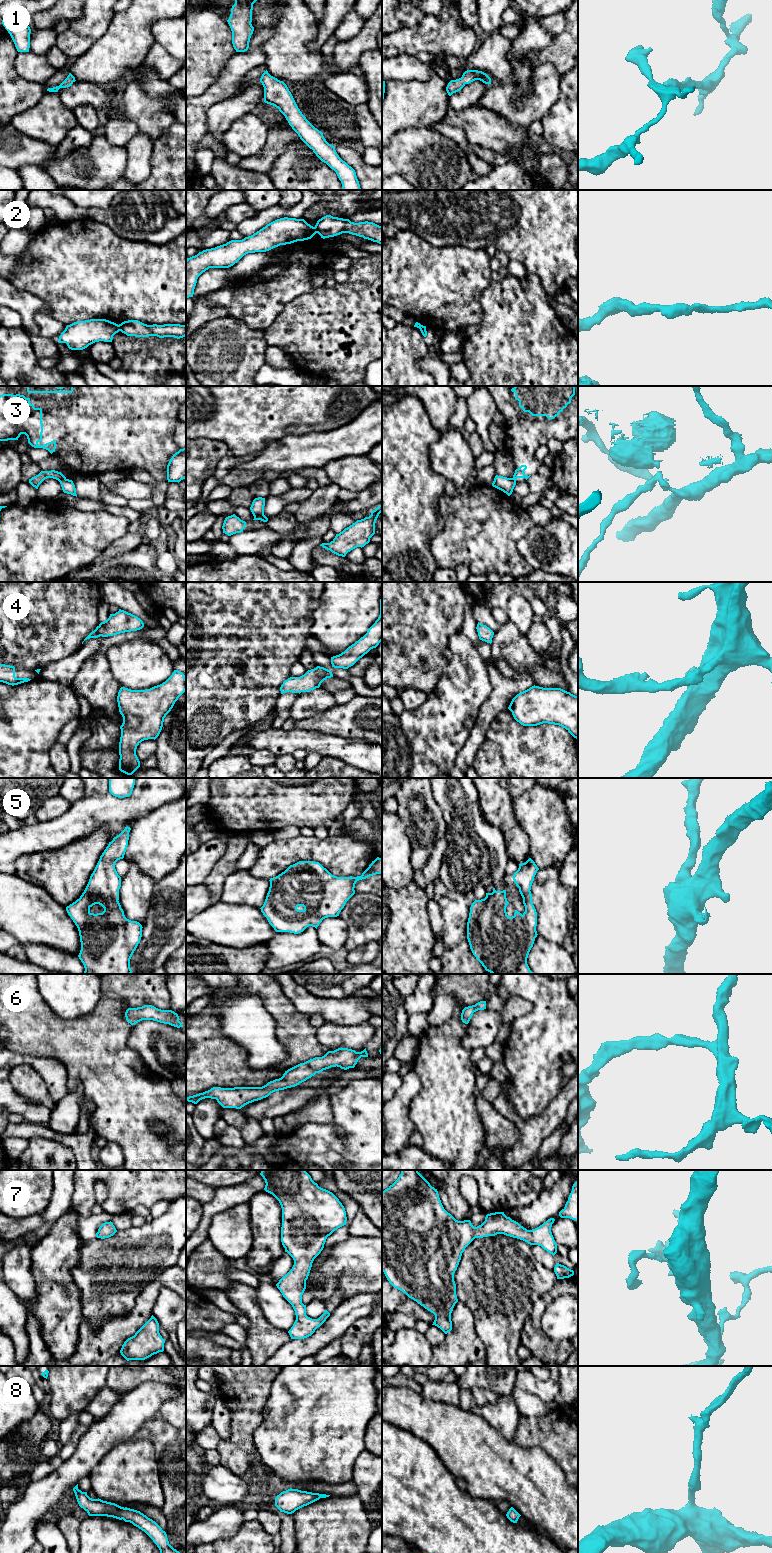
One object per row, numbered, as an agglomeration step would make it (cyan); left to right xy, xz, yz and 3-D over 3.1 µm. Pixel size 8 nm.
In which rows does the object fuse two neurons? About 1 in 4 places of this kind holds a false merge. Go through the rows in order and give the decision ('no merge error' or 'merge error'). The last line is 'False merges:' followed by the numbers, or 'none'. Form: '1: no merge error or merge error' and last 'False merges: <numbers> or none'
1: no merge error
2: merge error
3: merge error
4: no merge error
5: no merge error
6: no merge error
7: no merge error
8: no merge error
False merges: 2, 3

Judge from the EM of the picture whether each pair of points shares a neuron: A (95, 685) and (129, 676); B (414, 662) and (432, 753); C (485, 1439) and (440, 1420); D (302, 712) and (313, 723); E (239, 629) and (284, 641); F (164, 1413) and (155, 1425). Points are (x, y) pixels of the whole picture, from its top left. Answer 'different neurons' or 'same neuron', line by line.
A: different neurons
B: different neurons
C: same neuron
D: different neurons
E: same neuron
F: different neurons

